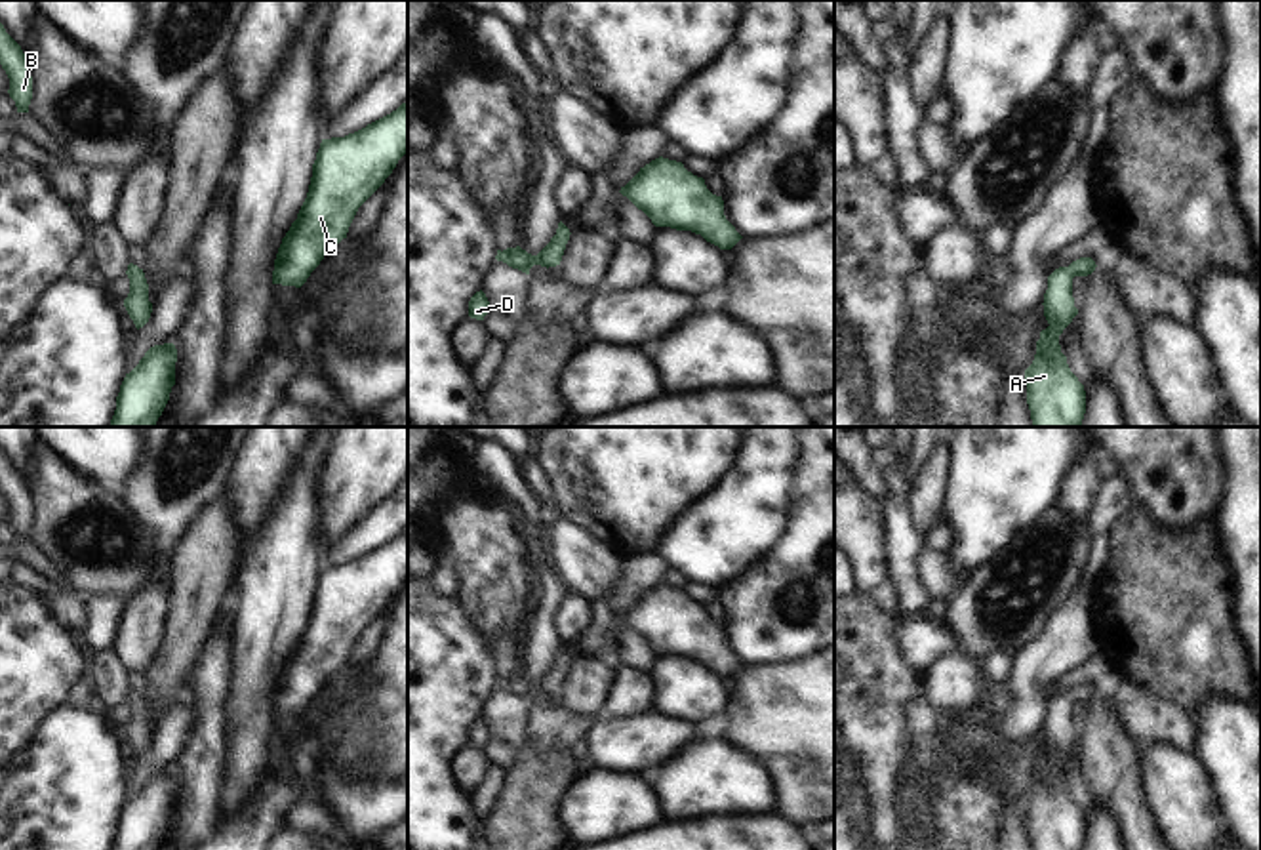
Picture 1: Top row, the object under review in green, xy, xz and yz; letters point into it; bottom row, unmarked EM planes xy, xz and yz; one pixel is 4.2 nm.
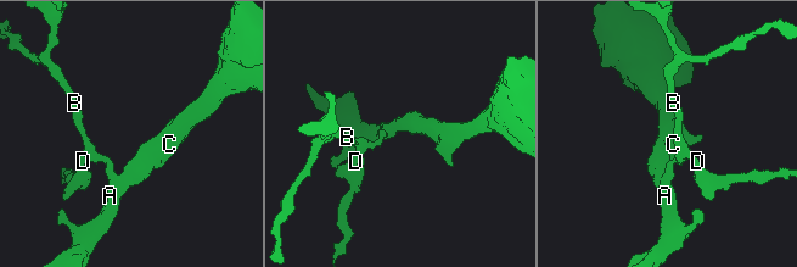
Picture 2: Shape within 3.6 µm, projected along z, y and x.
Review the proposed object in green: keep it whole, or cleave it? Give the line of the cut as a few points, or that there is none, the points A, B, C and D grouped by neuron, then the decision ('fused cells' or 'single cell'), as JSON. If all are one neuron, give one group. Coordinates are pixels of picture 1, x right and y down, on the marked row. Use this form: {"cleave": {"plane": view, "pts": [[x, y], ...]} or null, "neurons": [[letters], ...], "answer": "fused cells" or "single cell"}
{"cleave": null, "neurons": [["A", "B", "C", "D"]], "answer": "single cell"}

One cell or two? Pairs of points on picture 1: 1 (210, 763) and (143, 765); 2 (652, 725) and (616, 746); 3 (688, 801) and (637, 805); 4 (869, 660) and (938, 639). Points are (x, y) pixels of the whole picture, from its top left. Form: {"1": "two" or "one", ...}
{"1": "two", "2": "one", "3": "two", "4": "two"}

